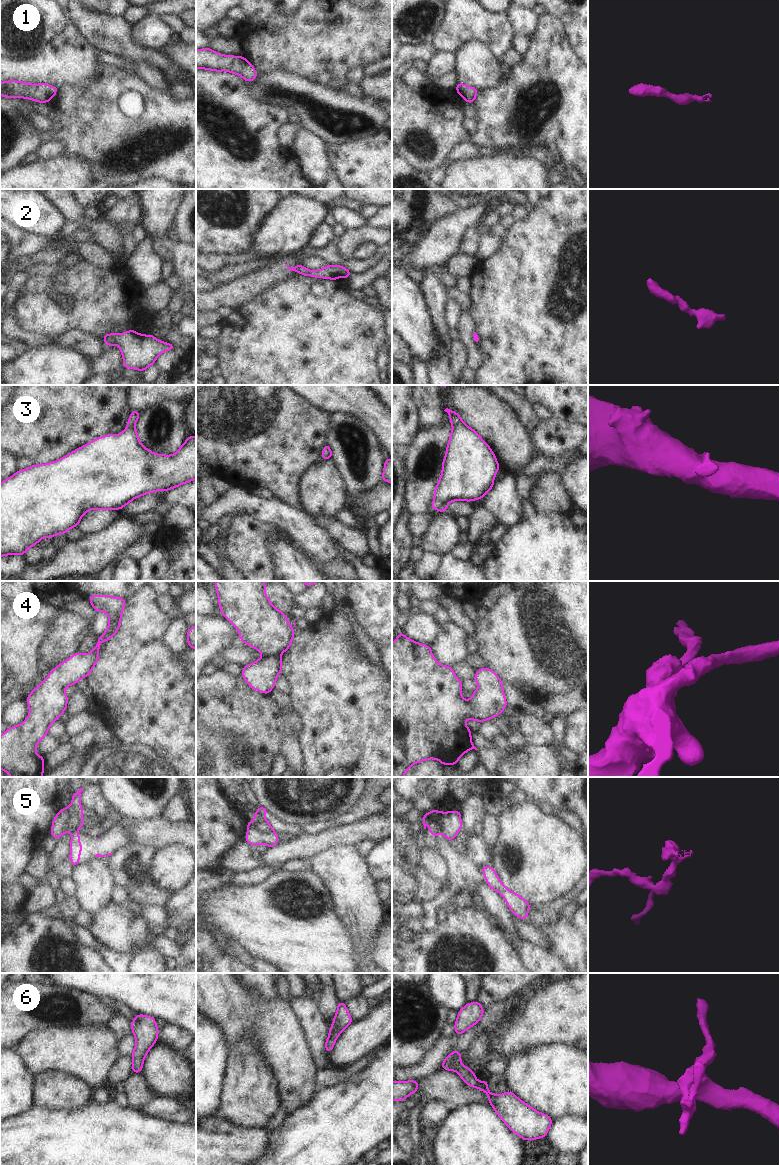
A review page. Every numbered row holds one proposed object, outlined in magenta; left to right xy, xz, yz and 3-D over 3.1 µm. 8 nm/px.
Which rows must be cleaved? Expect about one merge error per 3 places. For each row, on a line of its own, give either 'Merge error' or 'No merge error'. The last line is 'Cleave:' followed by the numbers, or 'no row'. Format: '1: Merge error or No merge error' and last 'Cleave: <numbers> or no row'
1: No merge error
2: No merge error
3: No merge error
4: No merge error
5: No merge error
6: No merge error
Cleave: no row

